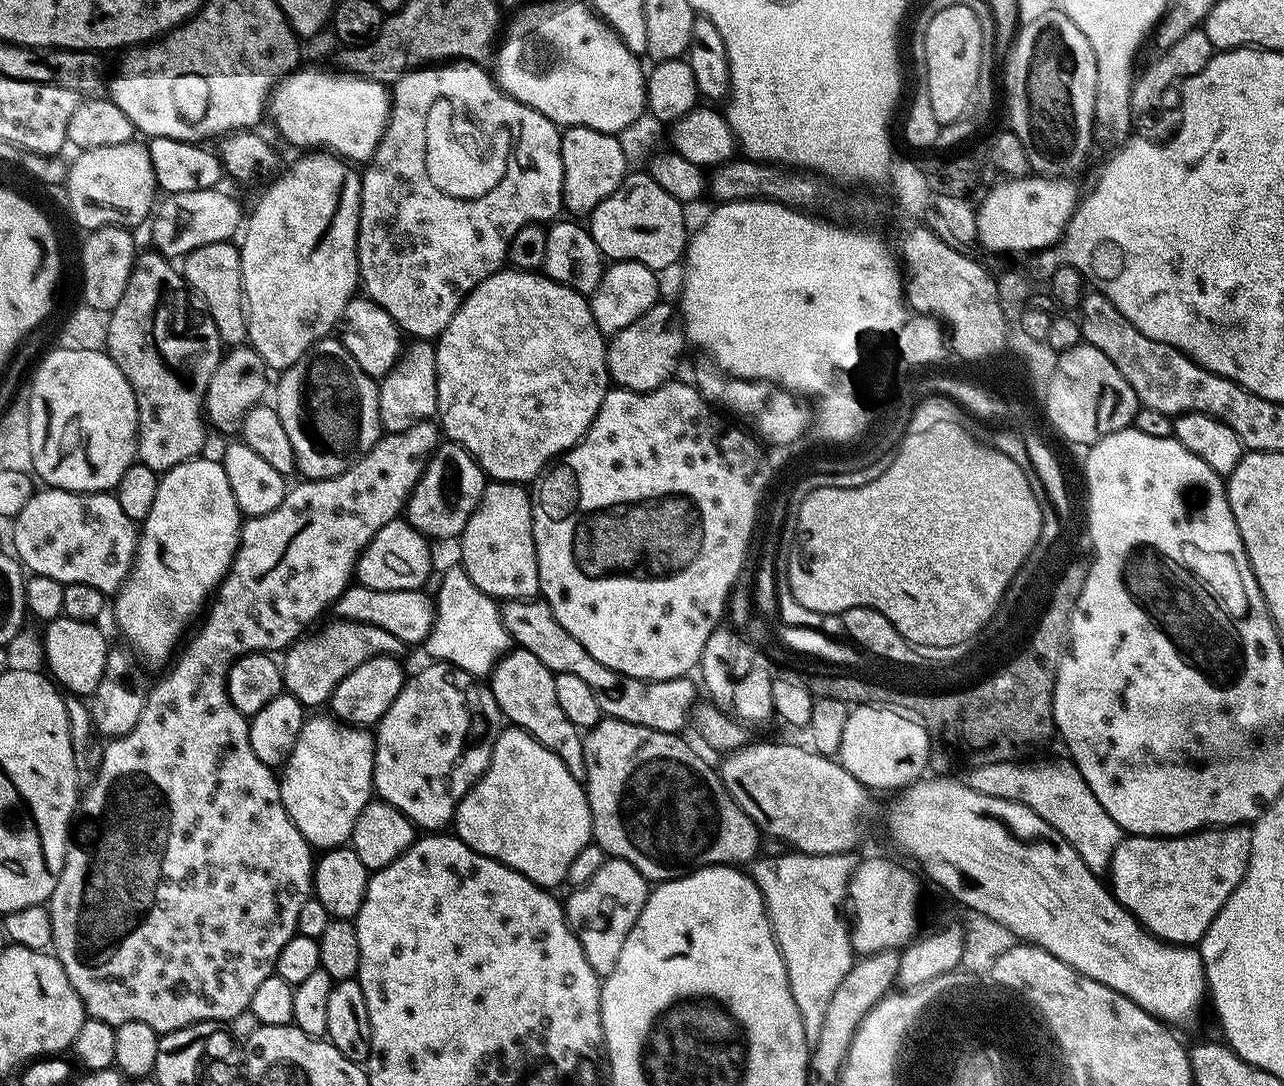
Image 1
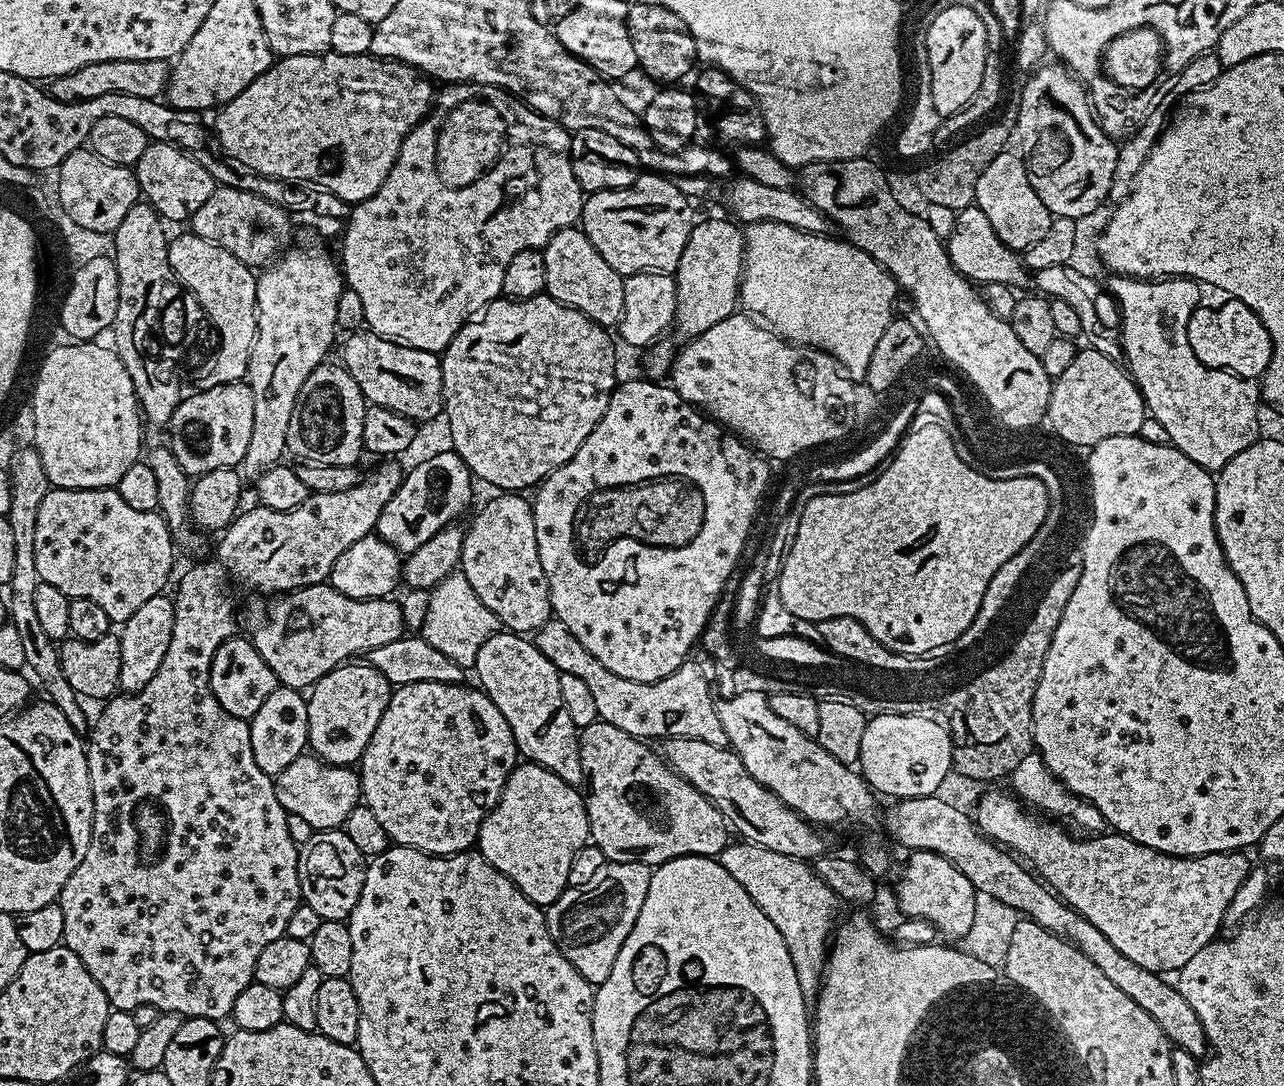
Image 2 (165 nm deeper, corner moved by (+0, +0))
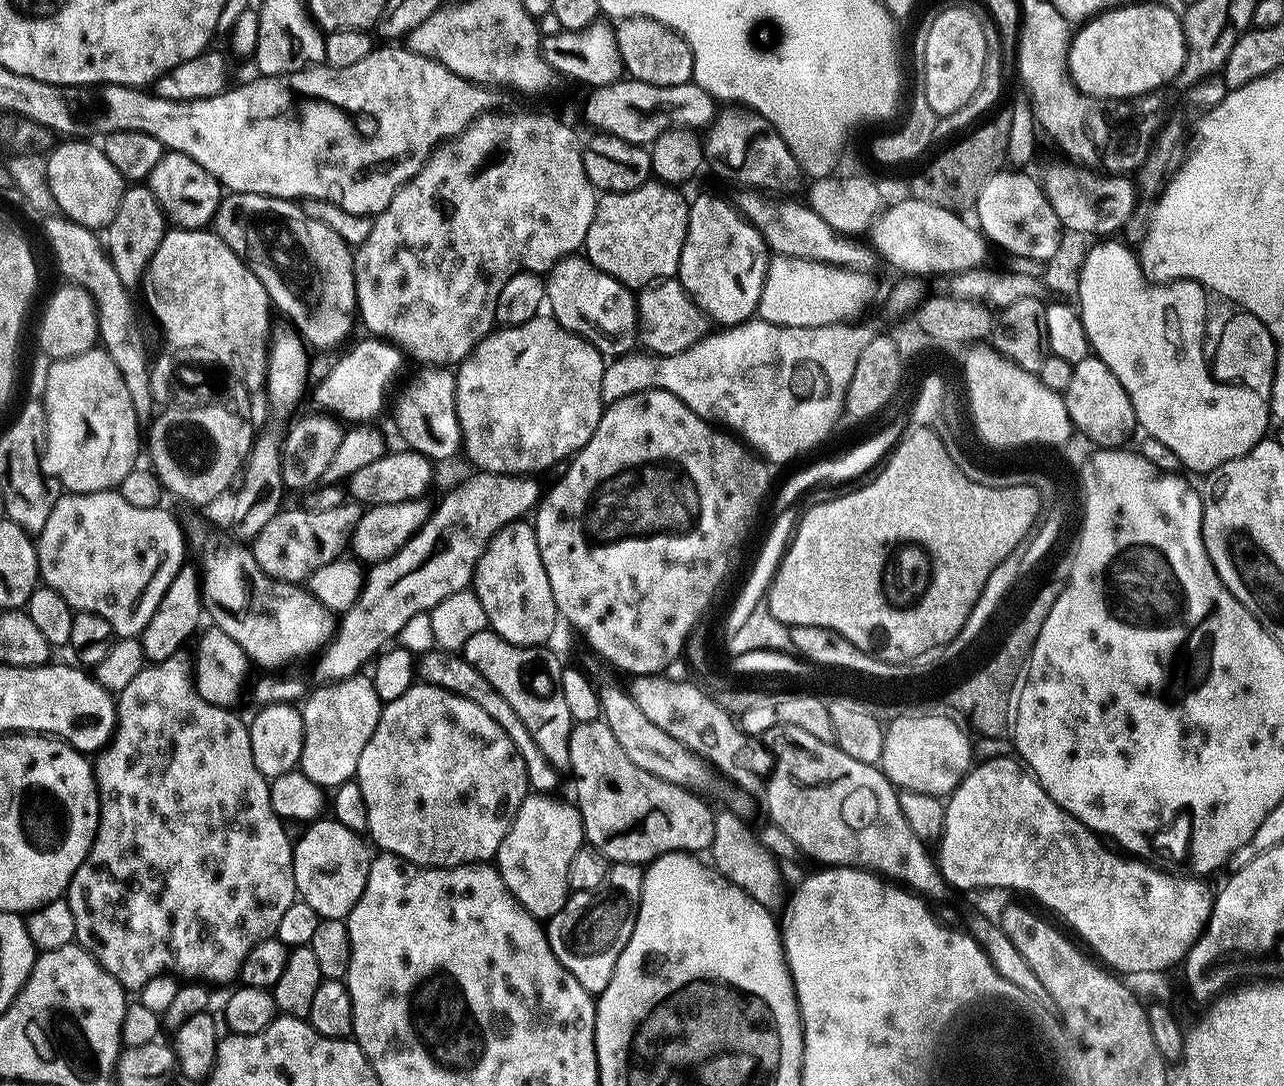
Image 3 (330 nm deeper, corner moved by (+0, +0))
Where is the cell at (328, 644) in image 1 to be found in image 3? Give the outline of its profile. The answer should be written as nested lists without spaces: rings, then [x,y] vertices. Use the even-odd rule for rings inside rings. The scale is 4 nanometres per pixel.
[[[443,650],[423,653],[418,660],[418,676],[425,684],[433,684],[462,698],[478,702],[478,706],[482,706],[482,710],[486,710],[486,714],[490,714],[490,718],[494,718],[494,722],[498,722],[498,726],[506,730],[510,742],[514,742],[526,766],[529,789],[536,794],[555,793],[555,788],[560,784],[561,769],[555,768],[546,758],[546,754],[542,754],[542,749],[534,742],[530,730],[526,730],[526,722],[522,722],[522,718],[514,714],[514,706],[510,706],[510,702],[506,702],[506,698],[502,698],[502,694],[498,694],[498,690],[494,690],[494,686],[490,686],[490,682],[486,682],[486,678],[482,678],[482,674],[478,674],[478,670],[474,670],[474,666],[470,666],[470,662],[466,662],[463,655]]]

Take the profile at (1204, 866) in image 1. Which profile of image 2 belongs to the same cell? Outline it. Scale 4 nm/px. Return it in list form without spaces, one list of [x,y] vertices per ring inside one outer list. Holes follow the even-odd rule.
[[[985,791],[974,809],[977,828],[988,839],[1027,861],[1065,904],[1098,926],[1130,962],[1138,962],[1138,966],[1151,972],[1175,973],[1202,946],[1217,939],[1216,931],[1220,923],[1225,923],[1238,886],[1246,882],[1254,867],[1243,851],[1172,856],[1119,834],[1075,840],[1051,824],[1056,822],[1039,820],[1035,811],[1025,807],[1015,795],[1007,794]]]

